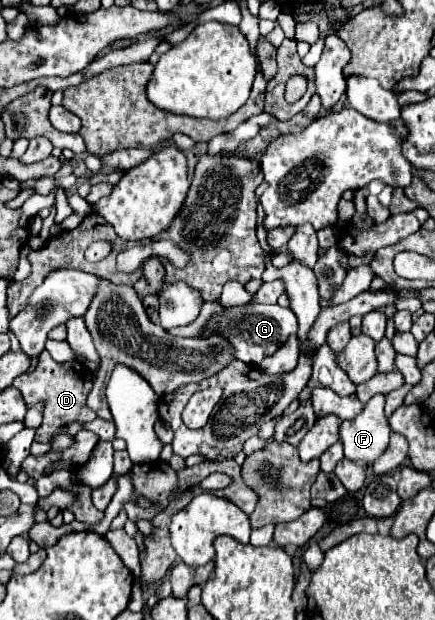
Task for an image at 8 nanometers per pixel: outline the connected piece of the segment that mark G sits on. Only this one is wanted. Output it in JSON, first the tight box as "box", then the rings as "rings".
{"box":[198,303,297,365],"rings":[[[249,303],[239,307],[225,307],[221,313],[215,313],[207,321],[198,336],[211,337],[213,333],[225,333],[225,339],[229,341],[235,359],[245,361],[247,365],[259,365],[267,355],[273,355],[291,333],[297,333],[297,317],[289,307],[281,305]]]}

